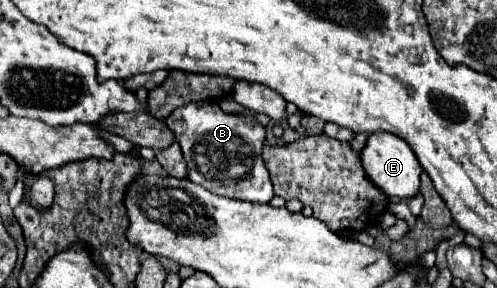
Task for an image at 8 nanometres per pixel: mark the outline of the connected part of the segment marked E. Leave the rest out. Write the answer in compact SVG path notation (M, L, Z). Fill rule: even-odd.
M371 133L367 137L365 147L359 153L361 165L373 185L377 185L387 197L399 197L399 199L411 199L419 193L419 175L421 165L417 157L413 155L411 147L393 133Z

